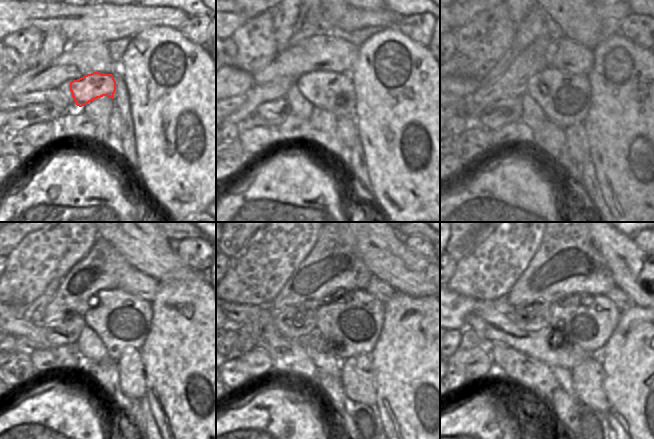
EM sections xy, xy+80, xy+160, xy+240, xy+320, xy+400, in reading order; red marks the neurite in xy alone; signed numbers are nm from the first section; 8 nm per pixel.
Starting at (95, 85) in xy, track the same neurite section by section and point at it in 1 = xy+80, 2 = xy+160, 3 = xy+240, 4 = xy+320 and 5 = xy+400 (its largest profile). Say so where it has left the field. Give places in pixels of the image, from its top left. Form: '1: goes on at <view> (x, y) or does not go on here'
1: goes on at xy+80 (330, 91)
2: goes on at xy+160 (564, 98)
3: goes on at xy+240 (122, 321)
4: goes on at xy+320 (350, 322)
5: goes on at xy+400 (587, 320)

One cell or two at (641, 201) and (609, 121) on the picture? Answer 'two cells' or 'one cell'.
one cell

